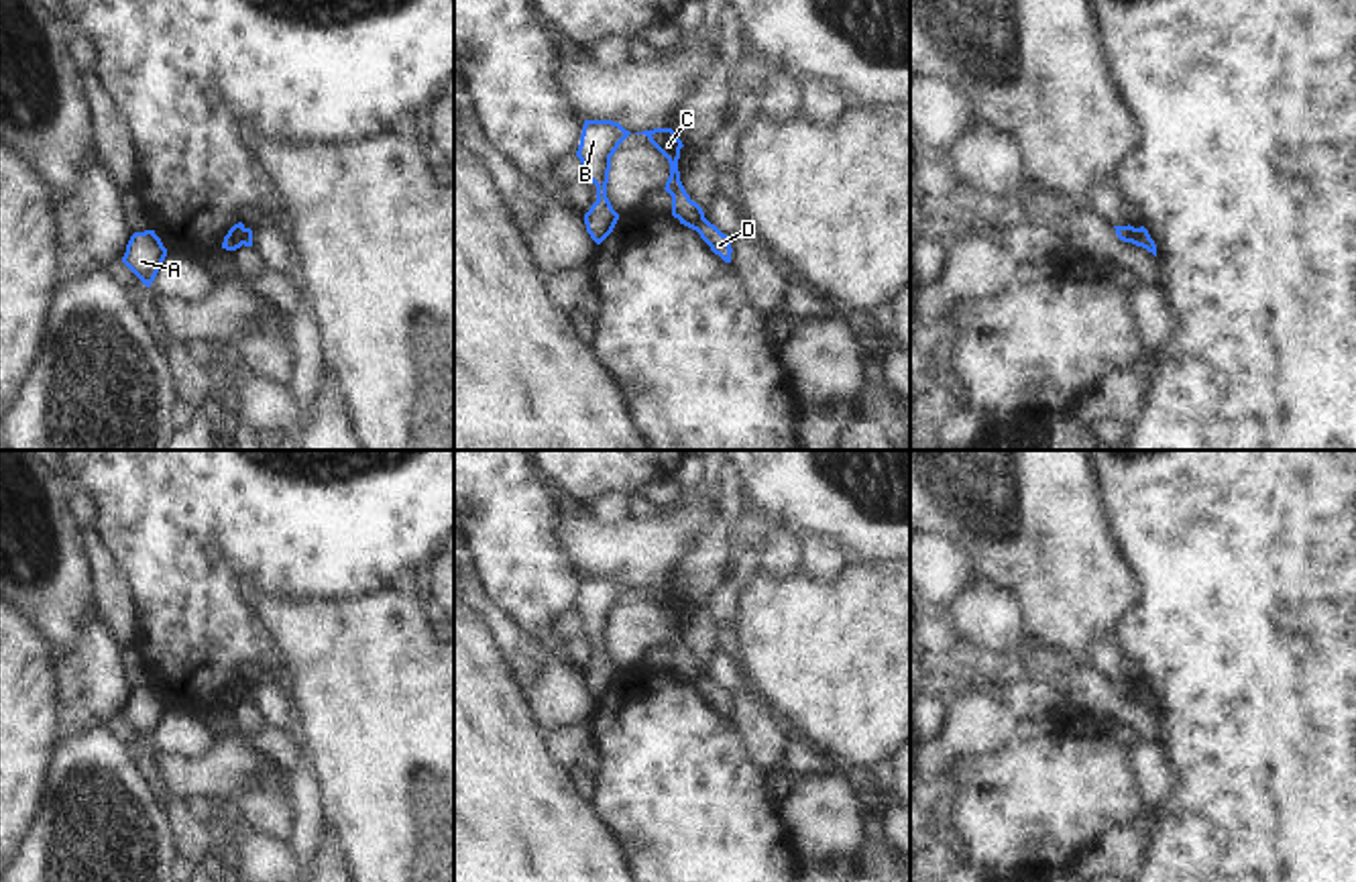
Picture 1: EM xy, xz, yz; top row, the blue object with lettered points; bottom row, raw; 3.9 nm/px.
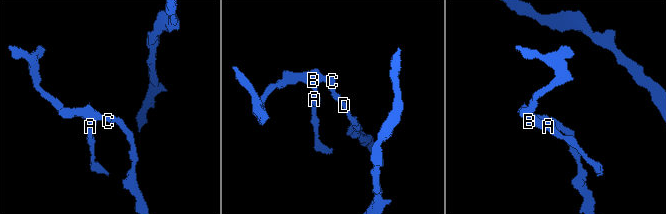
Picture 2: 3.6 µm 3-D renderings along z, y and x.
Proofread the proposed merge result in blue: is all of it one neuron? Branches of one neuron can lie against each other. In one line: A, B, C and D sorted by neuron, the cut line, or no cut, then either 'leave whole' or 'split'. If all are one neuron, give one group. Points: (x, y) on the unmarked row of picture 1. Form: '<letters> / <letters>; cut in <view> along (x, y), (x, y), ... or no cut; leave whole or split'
A B C / D; cut in yz along (1139, 685), (1135, 699); split

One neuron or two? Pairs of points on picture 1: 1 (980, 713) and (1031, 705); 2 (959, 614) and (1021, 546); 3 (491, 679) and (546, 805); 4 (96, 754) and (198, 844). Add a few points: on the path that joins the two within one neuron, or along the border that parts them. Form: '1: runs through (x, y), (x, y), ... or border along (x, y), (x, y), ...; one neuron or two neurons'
1: border along (982, 687), (1002, 699), (1021, 722); two neurons
2: border along (978, 577), (1006, 589), (1025, 614); two neurons
3: runs through (491, 709), (491, 750), (516, 775); one neuron
4: border along (143, 775), (165, 811), (178, 852); two neurons

